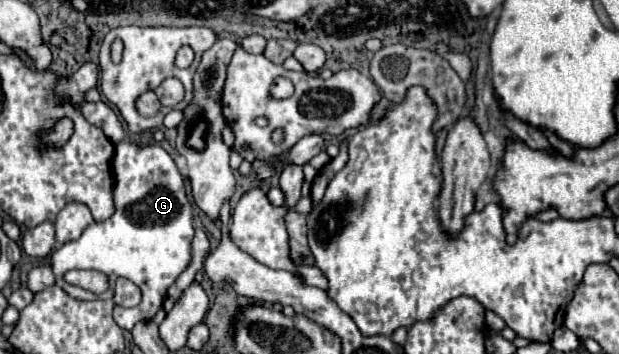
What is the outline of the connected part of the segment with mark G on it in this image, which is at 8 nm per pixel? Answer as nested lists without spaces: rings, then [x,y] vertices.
[[[121,141],[115,145],[113,157],[115,173],[115,213],[103,223],[89,225],[77,241],[61,245],[53,257],[51,267],[57,277],[57,285],[75,299],[97,299],[91,291],[73,287],[65,283],[63,275],[69,269],[97,269],[109,277],[113,283],[115,277],[131,279],[141,291],[143,299],[137,307],[121,309],[113,307],[113,319],[123,329],[133,329],[137,321],[153,319],[155,313],[163,307],[167,289],[191,263],[191,239],[193,229],[193,207],[185,193],[185,179],[179,173],[171,155],[159,143],[135,145]]]

